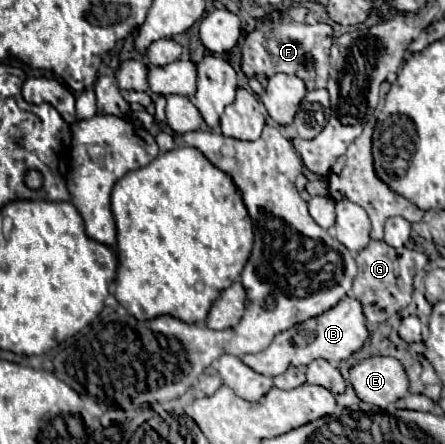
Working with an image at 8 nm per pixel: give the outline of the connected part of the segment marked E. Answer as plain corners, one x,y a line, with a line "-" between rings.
369,357
351,367
351,385
357,397
379,409
405,397
409,379
403,365
393,357

